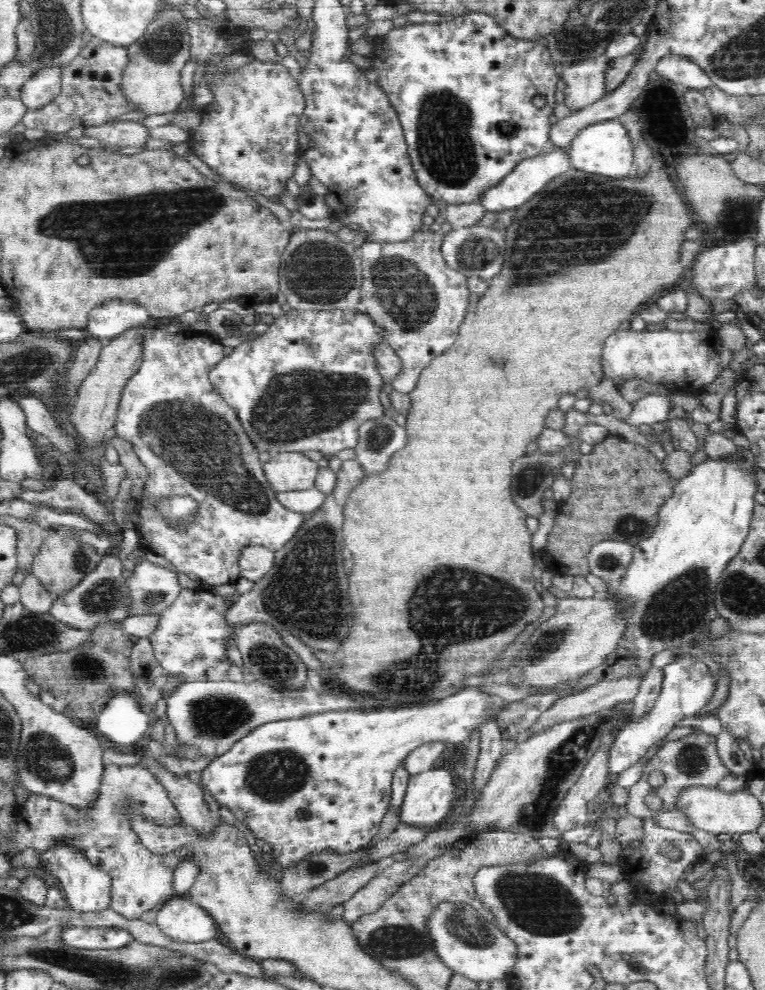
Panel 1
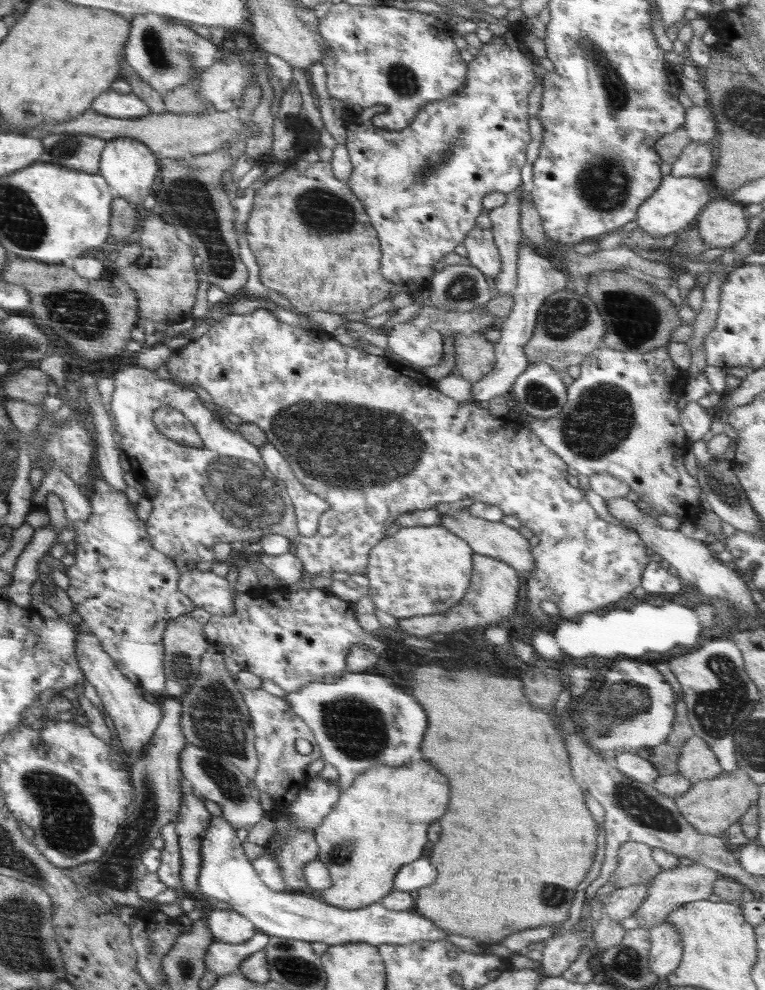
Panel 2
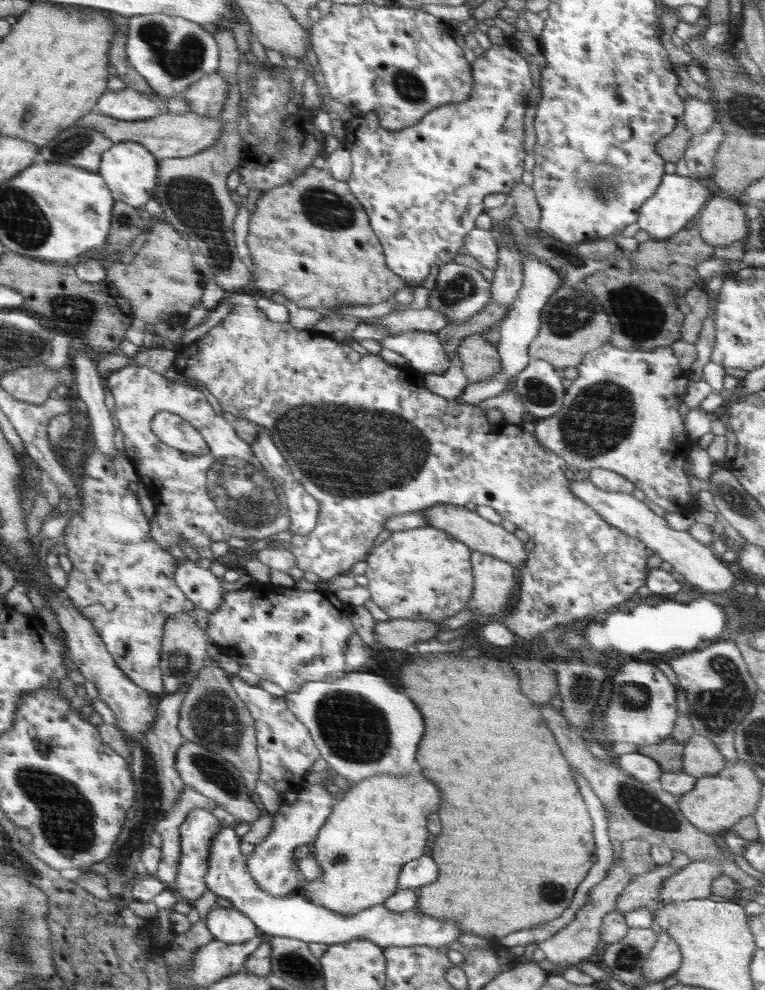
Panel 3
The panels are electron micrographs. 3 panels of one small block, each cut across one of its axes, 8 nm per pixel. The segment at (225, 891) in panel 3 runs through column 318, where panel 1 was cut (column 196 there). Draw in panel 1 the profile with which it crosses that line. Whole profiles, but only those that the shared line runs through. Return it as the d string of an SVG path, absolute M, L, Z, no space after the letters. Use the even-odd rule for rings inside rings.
M175 896L156 912L157 928L171 940L205 942L218 938L214 918L185 896Z

